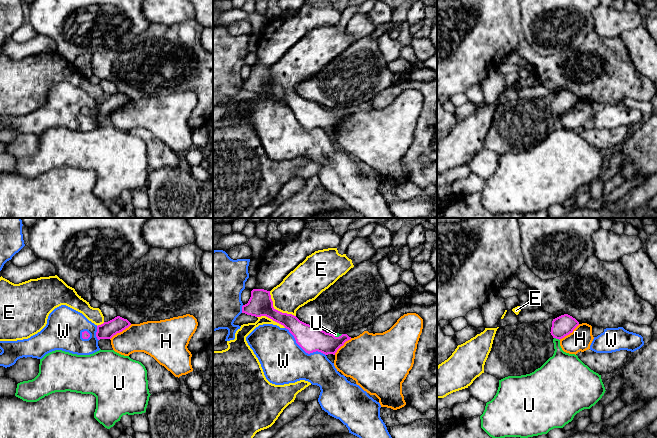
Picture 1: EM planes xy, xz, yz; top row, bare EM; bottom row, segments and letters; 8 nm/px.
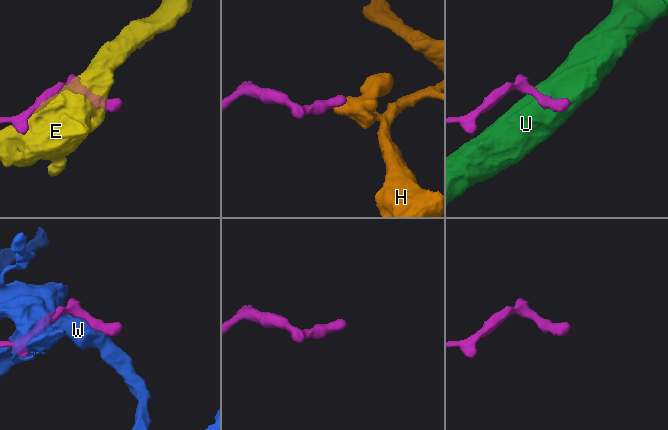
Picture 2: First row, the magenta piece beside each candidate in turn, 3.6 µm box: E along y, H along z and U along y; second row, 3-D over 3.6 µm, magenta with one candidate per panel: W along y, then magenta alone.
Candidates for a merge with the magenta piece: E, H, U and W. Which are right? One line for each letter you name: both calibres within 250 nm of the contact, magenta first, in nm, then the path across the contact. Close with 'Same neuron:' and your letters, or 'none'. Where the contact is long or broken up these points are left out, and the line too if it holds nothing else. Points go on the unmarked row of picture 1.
Same neuron: none

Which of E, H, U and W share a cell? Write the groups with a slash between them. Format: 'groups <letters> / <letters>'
groups E / H / U / W

